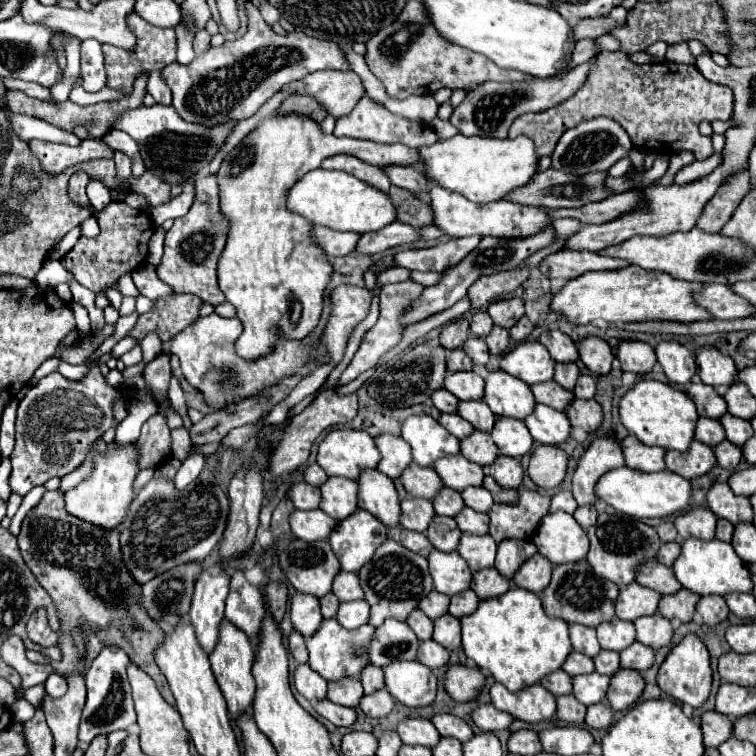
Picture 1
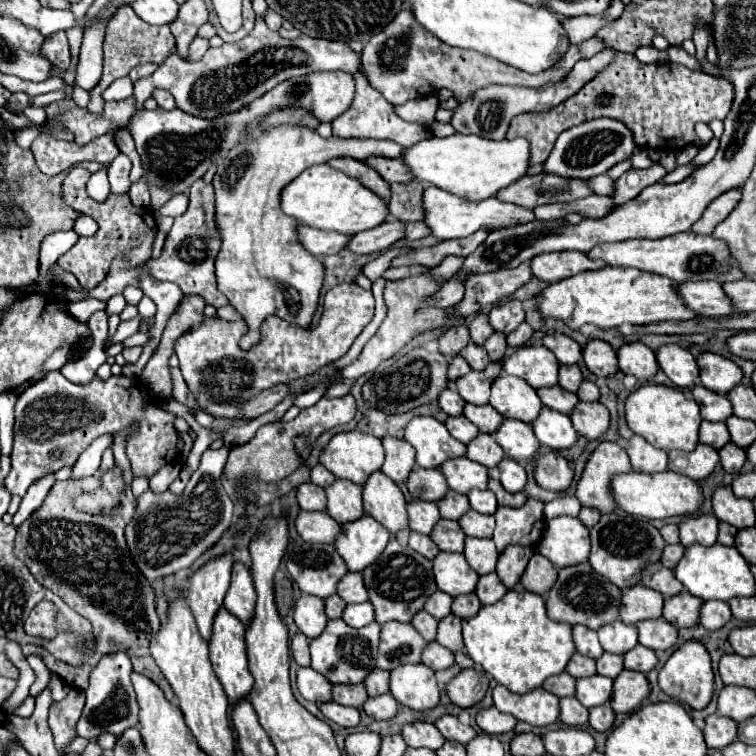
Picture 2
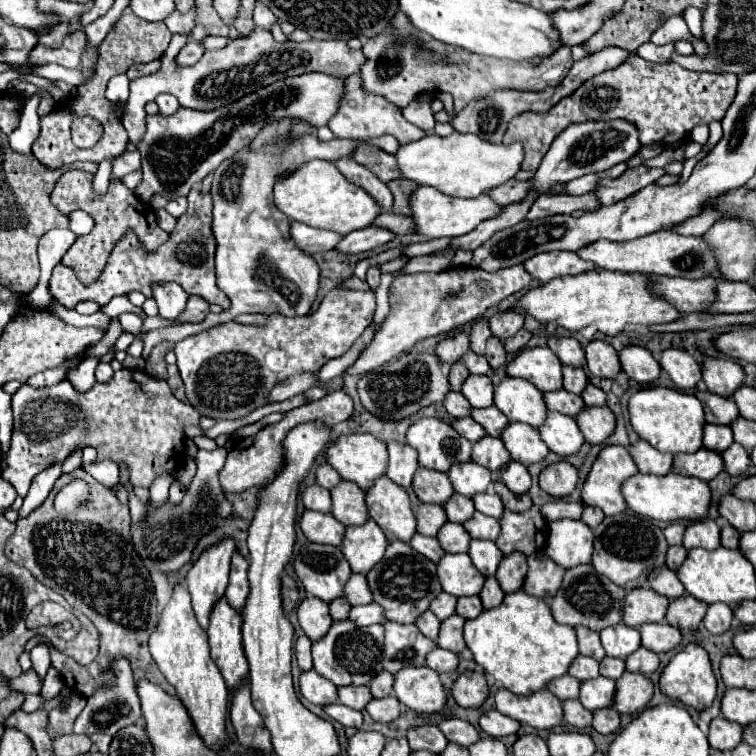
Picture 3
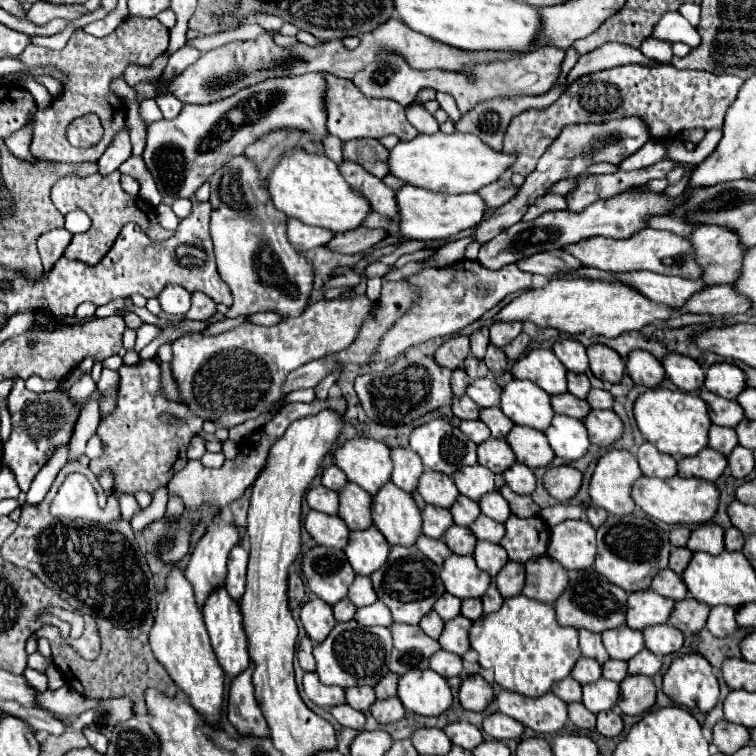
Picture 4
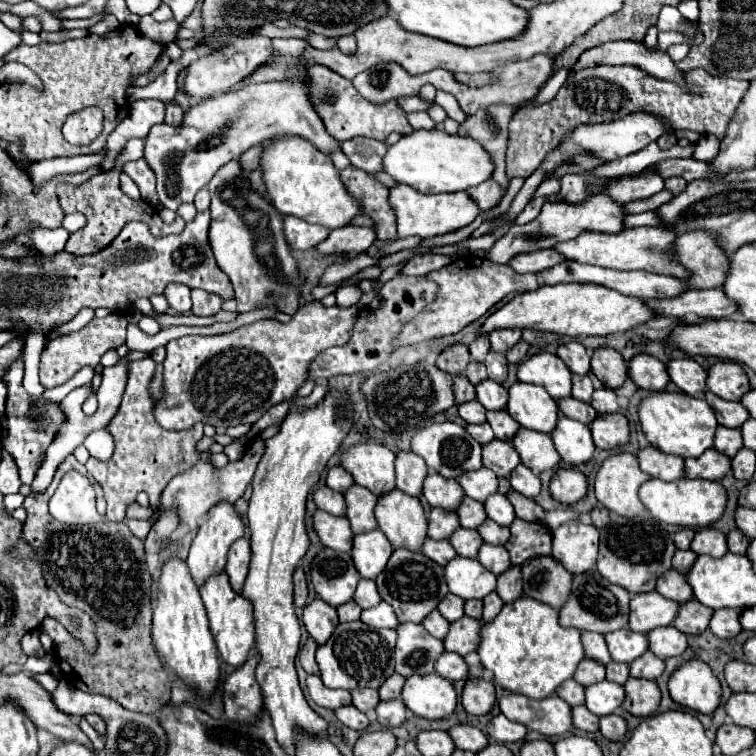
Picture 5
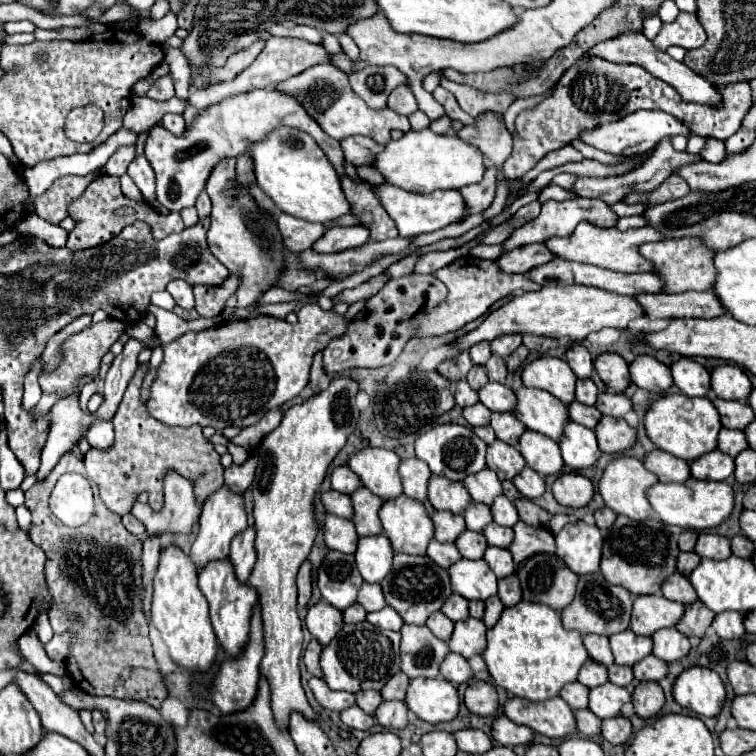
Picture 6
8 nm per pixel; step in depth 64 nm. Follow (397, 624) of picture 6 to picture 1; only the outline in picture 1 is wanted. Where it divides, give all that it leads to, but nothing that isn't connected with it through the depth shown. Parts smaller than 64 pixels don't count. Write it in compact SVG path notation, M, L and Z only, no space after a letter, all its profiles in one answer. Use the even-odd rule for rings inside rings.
M356 600L356 602L342 602L336 614L336 620L344 628L360 628L362 624L368 622L370 606L366 600Z

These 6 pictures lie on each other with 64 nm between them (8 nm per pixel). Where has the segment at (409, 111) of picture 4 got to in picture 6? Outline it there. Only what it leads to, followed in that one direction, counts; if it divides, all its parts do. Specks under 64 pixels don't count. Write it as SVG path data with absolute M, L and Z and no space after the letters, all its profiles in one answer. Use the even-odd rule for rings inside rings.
M420 110L414 112L414 114L410 114L408 120L410 120L410 126L414 130L422 130L422 128L428 128L430 126L430 118L424 112L420 112Z

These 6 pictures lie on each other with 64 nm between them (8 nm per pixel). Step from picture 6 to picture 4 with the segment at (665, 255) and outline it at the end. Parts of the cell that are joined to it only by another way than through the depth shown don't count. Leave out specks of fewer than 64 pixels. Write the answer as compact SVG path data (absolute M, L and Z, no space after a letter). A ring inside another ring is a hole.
M706 224L692 232L690 242L694 246L696 260L704 268L702 280L708 286L732 284L732 280L740 276L740 264L744 260L746 248L740 248L736 232Z

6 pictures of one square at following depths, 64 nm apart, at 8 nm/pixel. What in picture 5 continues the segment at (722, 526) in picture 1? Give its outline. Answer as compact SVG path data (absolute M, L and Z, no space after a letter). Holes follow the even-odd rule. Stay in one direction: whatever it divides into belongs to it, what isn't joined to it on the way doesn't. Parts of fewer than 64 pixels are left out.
M732 530L726 538L728 542L728 550L734 552L734 554L746 554L746 548L750 544L750 540L740 532L740 530Z

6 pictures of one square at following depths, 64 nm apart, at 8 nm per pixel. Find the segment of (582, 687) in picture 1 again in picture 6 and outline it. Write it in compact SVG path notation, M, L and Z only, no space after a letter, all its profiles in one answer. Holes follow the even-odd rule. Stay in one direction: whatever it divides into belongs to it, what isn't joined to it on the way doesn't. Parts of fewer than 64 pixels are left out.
M606 682L602 686L596 686L590 690L590 702L588 708L598 716L598 718L612 718L612 716L620 716L620 708L622 704L630 702L630 692L622 686L616 686L612 682Z

